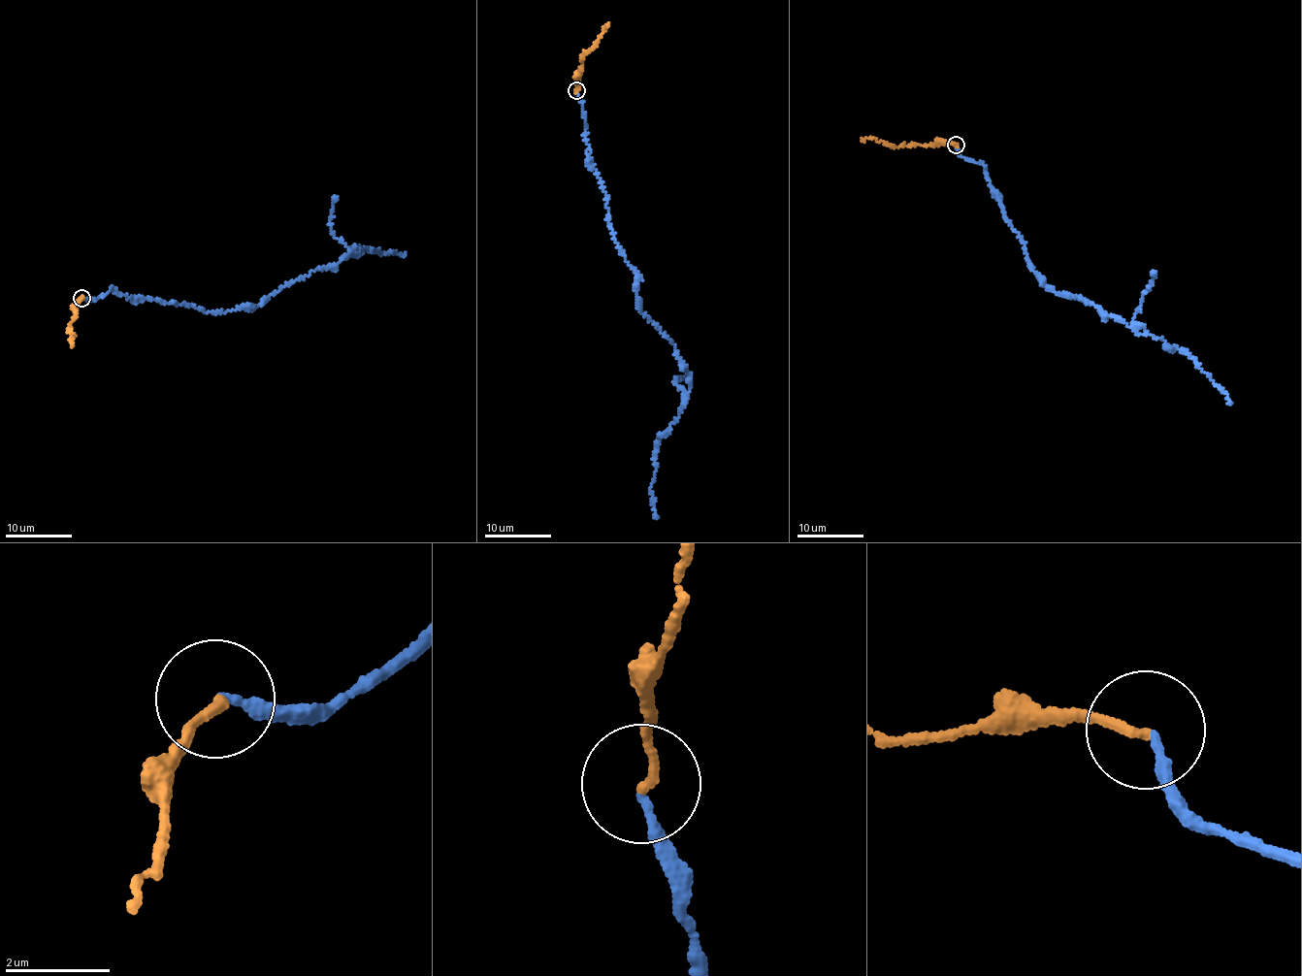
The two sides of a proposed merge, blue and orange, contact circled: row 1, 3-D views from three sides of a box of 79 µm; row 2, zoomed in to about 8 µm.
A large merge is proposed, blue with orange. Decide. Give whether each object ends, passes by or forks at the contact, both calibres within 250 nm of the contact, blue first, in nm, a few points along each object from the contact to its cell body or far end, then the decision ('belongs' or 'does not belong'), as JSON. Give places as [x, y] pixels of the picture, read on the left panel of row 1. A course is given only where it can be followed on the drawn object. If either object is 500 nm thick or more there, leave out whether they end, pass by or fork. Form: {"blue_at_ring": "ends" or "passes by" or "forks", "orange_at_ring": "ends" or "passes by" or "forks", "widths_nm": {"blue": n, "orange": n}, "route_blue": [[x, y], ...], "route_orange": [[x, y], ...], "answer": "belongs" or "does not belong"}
{"blue_at_ring": "ends", "orange_at_ring": "ends", "widths_nm": {"blue": 180, "orange": 170}, "route_blue": [[82, 297], [95, 299], [110, 288], [203, 309], [250, 309], [362, 246], [406, 255]], "route_orange": [[82, 298], [74, 306], [76, 313], [69, 328], [74, 337], [72, 347]], "answer": "does not belong"}

